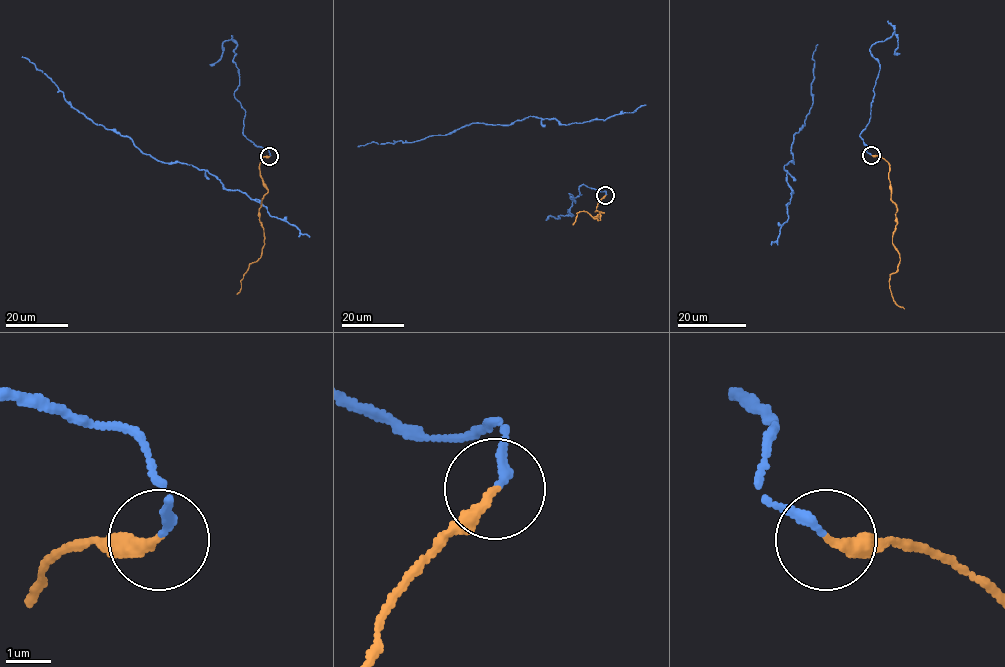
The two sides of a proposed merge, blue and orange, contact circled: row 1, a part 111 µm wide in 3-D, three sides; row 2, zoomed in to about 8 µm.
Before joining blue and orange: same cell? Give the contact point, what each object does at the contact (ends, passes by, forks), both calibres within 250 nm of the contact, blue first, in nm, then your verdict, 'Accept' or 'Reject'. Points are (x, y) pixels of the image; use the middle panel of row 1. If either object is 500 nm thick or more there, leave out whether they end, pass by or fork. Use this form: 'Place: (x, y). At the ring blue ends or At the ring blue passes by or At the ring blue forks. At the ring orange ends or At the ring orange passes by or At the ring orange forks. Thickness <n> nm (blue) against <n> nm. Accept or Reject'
Place: (605, 195). At the ring blue ends. At the ring orange ends. Thickness 220 nm (blue) against 240 nm. Accept

